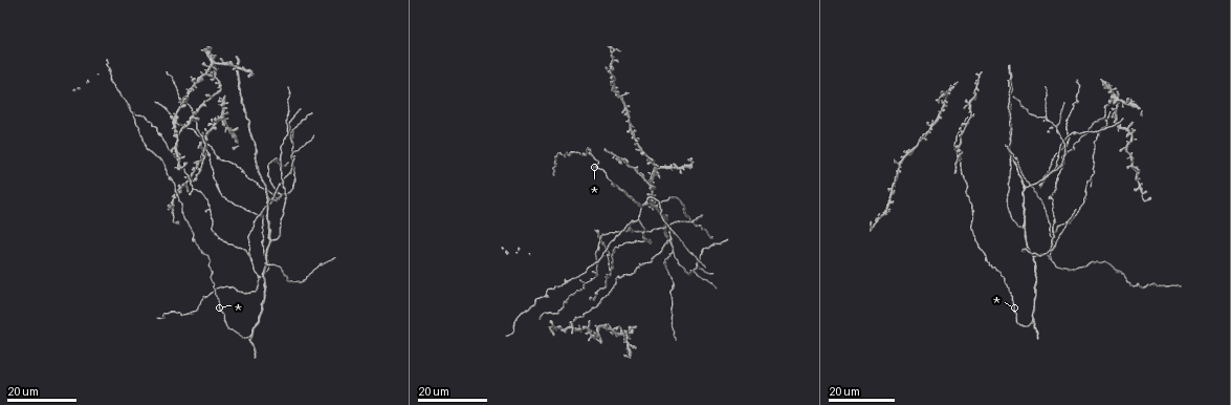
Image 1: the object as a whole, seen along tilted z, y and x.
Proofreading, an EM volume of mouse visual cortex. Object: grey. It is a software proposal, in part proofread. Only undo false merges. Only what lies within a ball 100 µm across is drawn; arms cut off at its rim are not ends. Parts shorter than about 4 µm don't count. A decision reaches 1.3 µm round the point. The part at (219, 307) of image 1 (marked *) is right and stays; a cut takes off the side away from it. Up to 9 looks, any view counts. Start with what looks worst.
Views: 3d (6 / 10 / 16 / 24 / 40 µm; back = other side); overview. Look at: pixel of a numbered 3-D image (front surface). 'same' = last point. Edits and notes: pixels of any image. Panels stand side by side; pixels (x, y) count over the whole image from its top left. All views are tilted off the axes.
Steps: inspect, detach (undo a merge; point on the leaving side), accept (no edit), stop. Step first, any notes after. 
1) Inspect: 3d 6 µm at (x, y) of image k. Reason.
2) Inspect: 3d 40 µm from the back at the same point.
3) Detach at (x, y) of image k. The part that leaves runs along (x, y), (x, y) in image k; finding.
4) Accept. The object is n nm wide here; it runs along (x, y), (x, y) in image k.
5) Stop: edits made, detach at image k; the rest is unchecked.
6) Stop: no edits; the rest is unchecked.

Inspect: 3d 16 µm at (272, 197) of image 1.

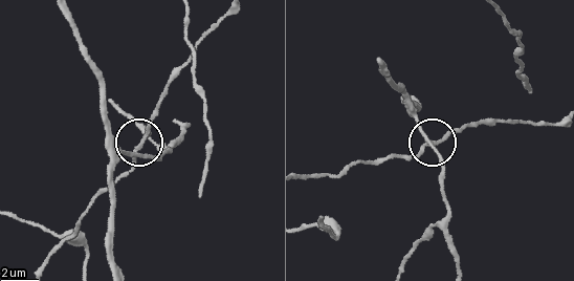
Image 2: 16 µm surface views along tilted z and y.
Inspect: 3d 6 µm at (141, 145) of image 2.

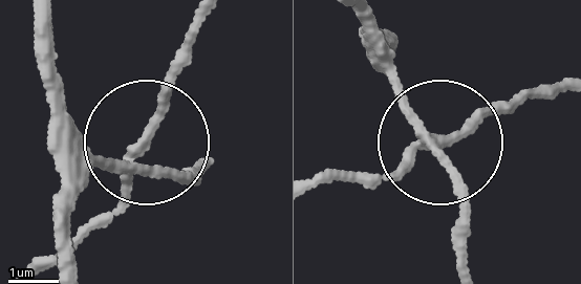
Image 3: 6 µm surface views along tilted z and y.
Accept. It runs along (65, 262), (65, 191), (136, 155), (190, 39) in image 3; continuous, no second neuron.

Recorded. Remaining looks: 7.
Inspect: 3d 16 µm at (292, 151) of image 1. Branch point.

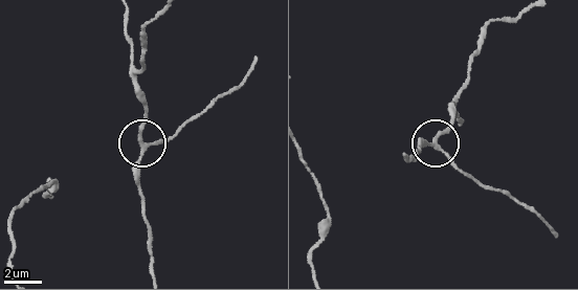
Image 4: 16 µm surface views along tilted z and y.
Inspect: 3d 6 µm at (435, 147) of image 4. Zoom in.

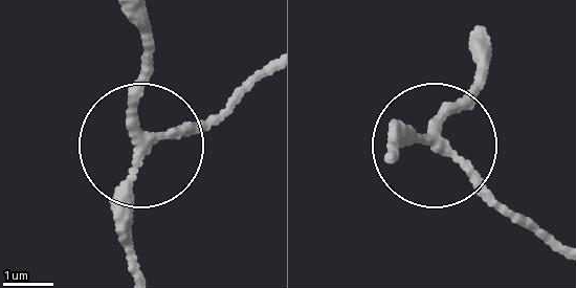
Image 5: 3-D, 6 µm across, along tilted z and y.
Inspect: 3d 6 µm from the back at (144, 141) of image 5.

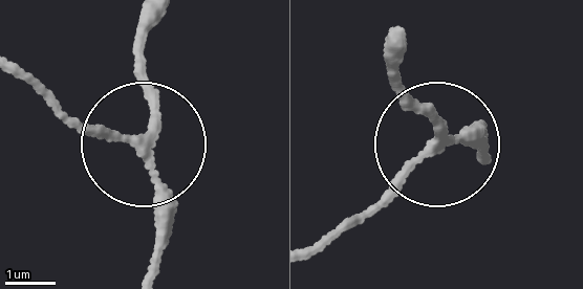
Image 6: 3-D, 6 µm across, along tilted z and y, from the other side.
Accept. The object is 160 nm wide here; it runs along (482, 159), (447, 139), (317, 254) in image 6; continuous, no second neuron.

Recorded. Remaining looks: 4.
Inspect: 3d 16 µm at (206, 147) of image 1. Side arm on a straight run.

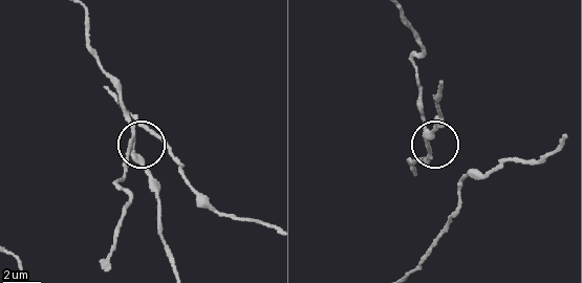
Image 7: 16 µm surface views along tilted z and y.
Inspect: 3d 10 µm at (128, 146) of image 7. Closer look.

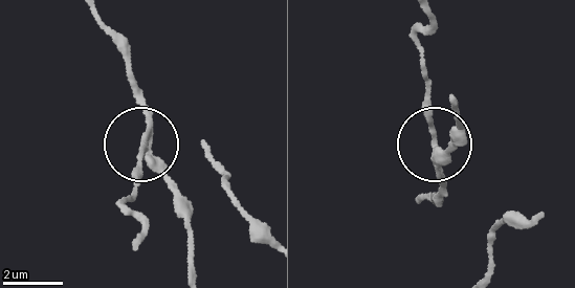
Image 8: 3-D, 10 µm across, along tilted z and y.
Detach at (140, 150) of image 8. The side arm is 17 µm long; the part that leaves runs along (147, 132), (127, 205), (139, 224), (140, 242) in image 8; a second neuron is stuck on.

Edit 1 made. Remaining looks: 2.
Inspect: 3d 24 µm at (289, 138) of image 1. Three arms meet.

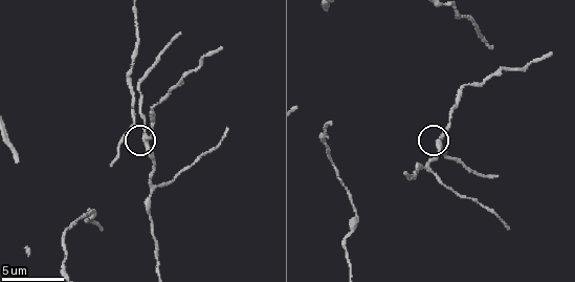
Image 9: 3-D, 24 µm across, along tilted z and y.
Inspect: 3d 6 µm at (143, 137) of image 9.

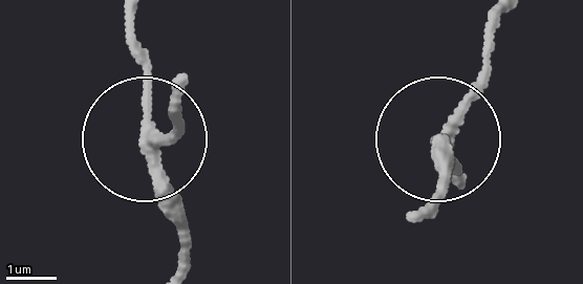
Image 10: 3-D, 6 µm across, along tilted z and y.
Accept. The object is 200 nm wide here; it runs along (177, 262), (134, 19) in image 10; one neuron here.

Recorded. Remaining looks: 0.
Stop: edits made, detach at image 8; the rest is unchecked.

